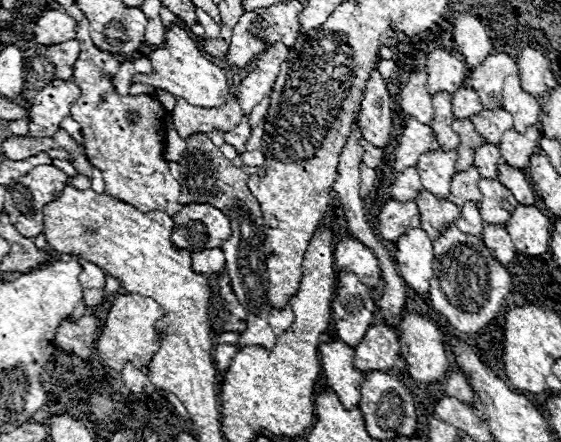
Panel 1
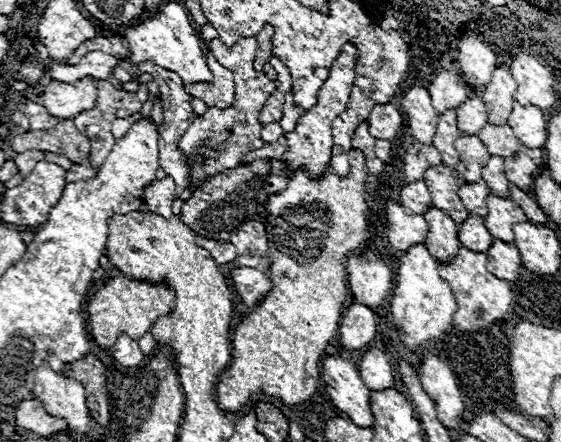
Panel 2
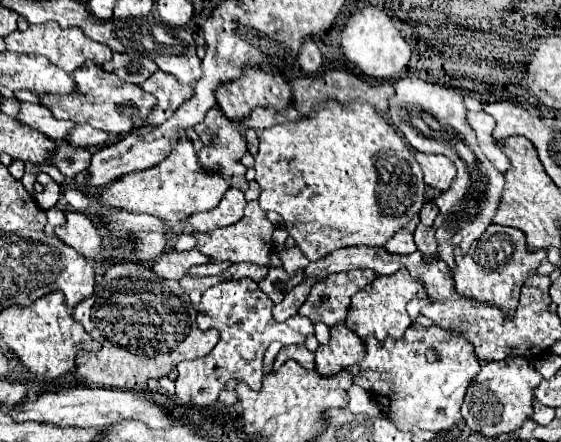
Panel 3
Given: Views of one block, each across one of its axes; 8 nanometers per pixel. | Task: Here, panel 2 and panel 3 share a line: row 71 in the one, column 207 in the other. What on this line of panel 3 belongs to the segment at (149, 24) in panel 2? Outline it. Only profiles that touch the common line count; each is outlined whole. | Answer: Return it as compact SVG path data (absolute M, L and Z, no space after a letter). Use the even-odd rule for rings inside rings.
M182 134L176 148L160 164L148 170L140 170L136 174L126 174L114 184L108 184L102 190L100 198L104 206L152 214L156 218L162 218L164 222L174 224L196 212L216 208L220 198L224 196L224 190L228 188L230 184L222 178L220 170L208 172L200 166L198 152L194 150L194 142L186 134Z

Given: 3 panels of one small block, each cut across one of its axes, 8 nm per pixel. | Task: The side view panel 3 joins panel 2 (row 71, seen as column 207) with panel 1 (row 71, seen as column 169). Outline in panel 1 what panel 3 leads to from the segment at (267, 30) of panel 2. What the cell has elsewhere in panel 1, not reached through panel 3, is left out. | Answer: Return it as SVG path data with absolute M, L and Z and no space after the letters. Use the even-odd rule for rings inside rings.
M278 42L266 48L266 52L262 52L250 64L246 78L238 88L238 104L246 118L250 116L252 108L270 92L280 72L280 64L286 60L286 56L288 56L288 48L282 42Z

